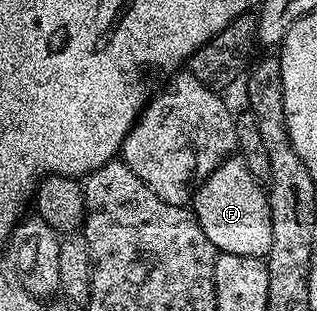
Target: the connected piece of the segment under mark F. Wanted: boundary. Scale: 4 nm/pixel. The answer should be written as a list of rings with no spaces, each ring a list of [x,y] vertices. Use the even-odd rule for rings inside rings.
[[[240,155],[228,157],[206,181],[196,186],[191,212],[196,217],[203,235],[213,244],[218,253],[247,255],[248,257],[268,257],[271,251],[271,207],[269,194],[262,182],[251,175],[247,163]]]

